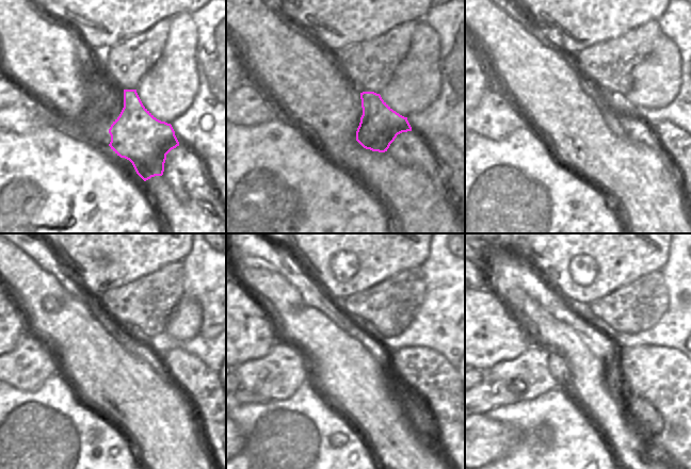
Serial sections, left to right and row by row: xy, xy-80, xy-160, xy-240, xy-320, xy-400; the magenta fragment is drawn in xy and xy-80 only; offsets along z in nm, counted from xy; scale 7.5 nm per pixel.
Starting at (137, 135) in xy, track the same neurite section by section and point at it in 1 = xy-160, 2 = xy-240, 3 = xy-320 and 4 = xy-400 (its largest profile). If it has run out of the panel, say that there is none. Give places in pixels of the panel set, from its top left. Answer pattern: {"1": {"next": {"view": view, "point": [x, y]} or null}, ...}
{"1": {"next": {"view": "xy-160", "point": [616, 102]}}, "2": {"next": {"view": "xy-240", "point": [134, 333]}}, "3": {"next": {"view": "xy-320", "point": [369, 328]}}, "4": {"next": {"view": "xy-400", "point": [584, 310]}}}

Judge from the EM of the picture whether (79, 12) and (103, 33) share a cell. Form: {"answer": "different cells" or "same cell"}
{"answer": "same cell"}

